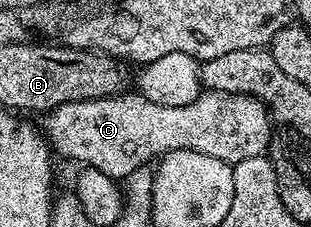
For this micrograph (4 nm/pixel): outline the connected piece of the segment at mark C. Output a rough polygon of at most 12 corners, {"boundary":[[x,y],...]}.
{"boundary":[[140,93],[40,116],[58,156],[124,181],[172,151],[227,165],[268,152],[253,95]]}

